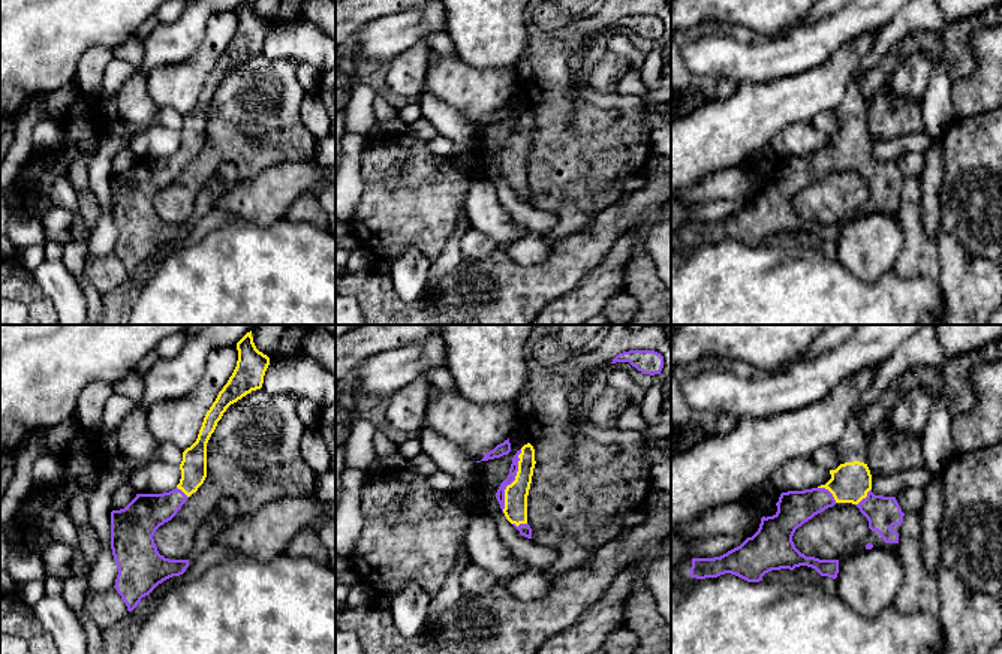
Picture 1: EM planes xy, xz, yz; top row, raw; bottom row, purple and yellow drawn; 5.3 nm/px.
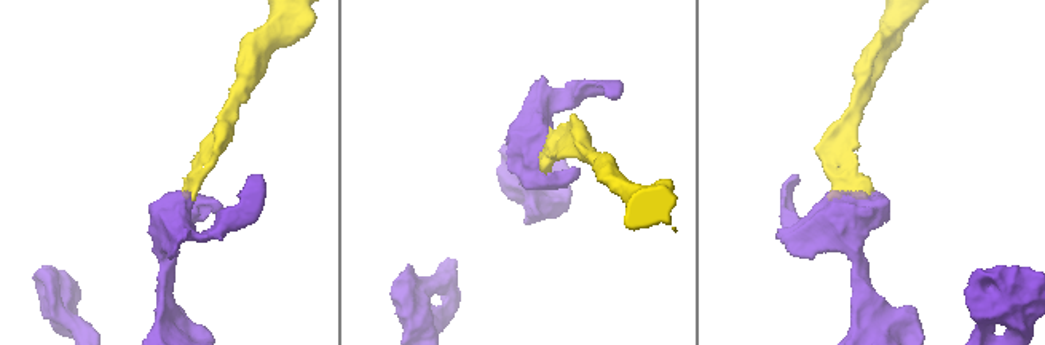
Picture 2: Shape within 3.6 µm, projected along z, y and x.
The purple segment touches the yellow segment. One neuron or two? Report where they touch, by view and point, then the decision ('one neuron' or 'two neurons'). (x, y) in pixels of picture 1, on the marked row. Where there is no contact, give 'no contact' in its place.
xz (512, 481) | one neuron

